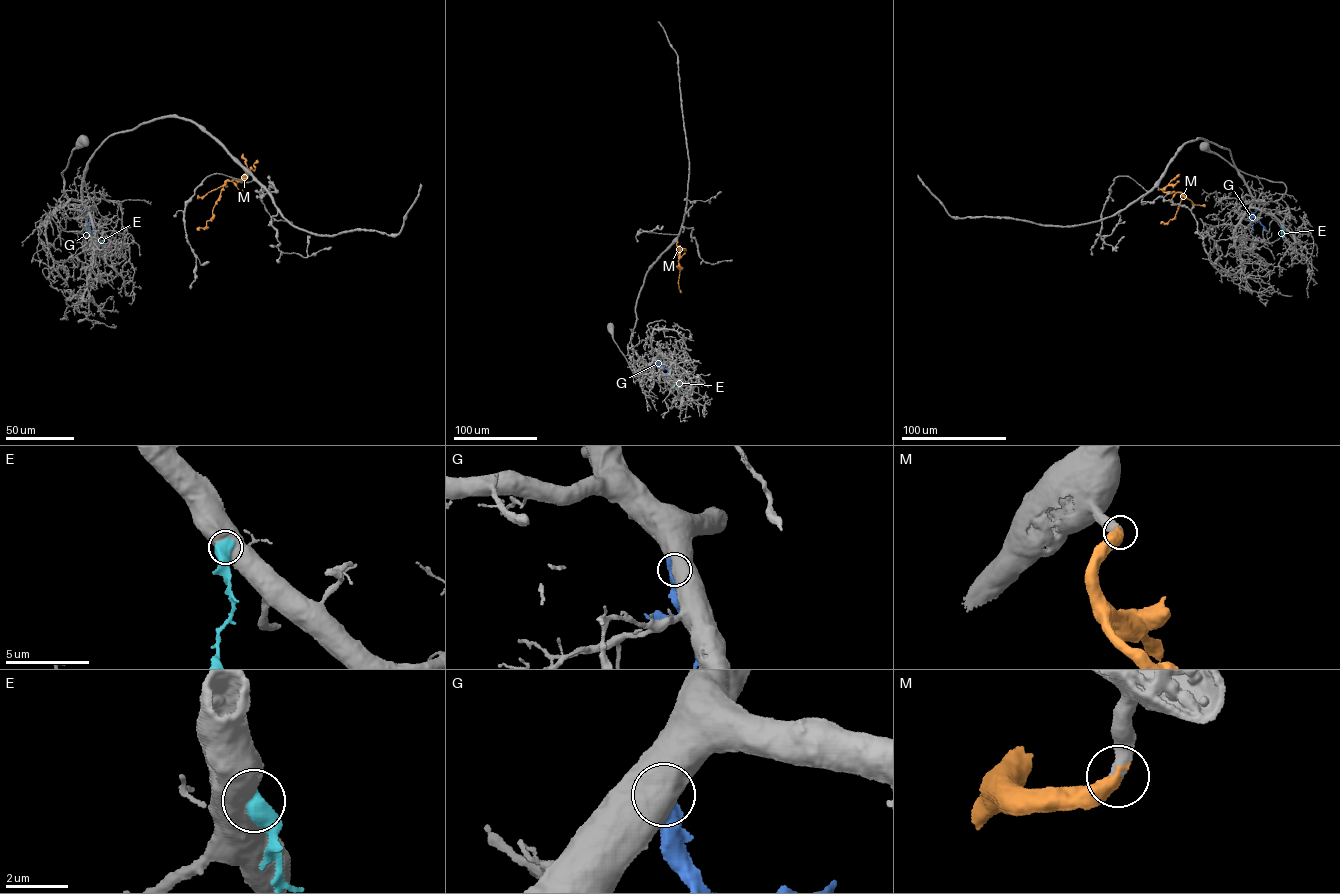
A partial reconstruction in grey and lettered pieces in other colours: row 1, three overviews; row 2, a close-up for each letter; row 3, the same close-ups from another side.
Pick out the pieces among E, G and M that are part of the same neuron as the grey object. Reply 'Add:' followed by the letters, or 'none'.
Add: M

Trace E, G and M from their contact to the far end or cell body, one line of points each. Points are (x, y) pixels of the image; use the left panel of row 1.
E: (87, 225), (92, 235), (102, 241), (103, 236)
G: (88, 211), (94, 229), (85, 236)
M: (247, 177), (242, 181), (228, 180), (211, 219), (206, 226), (197, 230)

